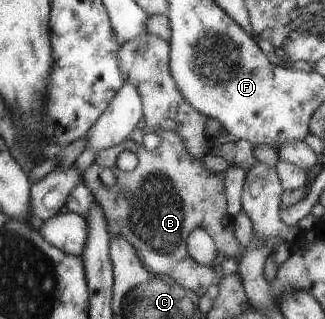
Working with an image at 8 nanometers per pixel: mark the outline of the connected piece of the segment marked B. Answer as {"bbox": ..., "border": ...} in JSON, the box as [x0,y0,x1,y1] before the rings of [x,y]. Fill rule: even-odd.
{"bbox":[84,129,245,297],"border":[[[173,129],[163,130],[160,132],[162,139],[160,145],[154,150],[147,150],[142,144],[137,144],[131,139],[126,139],[110,148],[101,150],[97,154],[97,158],[93,165],[84,173],[84,183],[89,186],[91,192],[95,194],[95,199],[107,218],[110,236],[123,236],[127,238],[129,243],[137,250],[141,262],[149,272],[153,274],[165,274],[173,276],[180,286],[195,292],[202,297],[207,288],[211,285],[220,287],[221,282],[225,278],[225,270],[223,270],[223,260],[226,258],[239,258],[245,252],[244,242],[237,237],[236,218],[229,214],[228,197],[226,196],[226,181],[224,173],[221,170],[213,172],[205,166],[205,157],[193,156],[188,150],[185,140],[174,132]],[[127,150],[135,154],[138,158],[138,164],[134,170],[125,172],[117,166],[117,158],[119,154]],[[108,168],[116,177],[116,184],[105,186],[101,180],[101,172]],[[197,228],[207,230],[215,243],[217,244],[217,258],[215,258],[214,266],[203,266],[198,264],[191,254],[189,254],[189,246],[187,240],[191,236],[191,232]]]}

